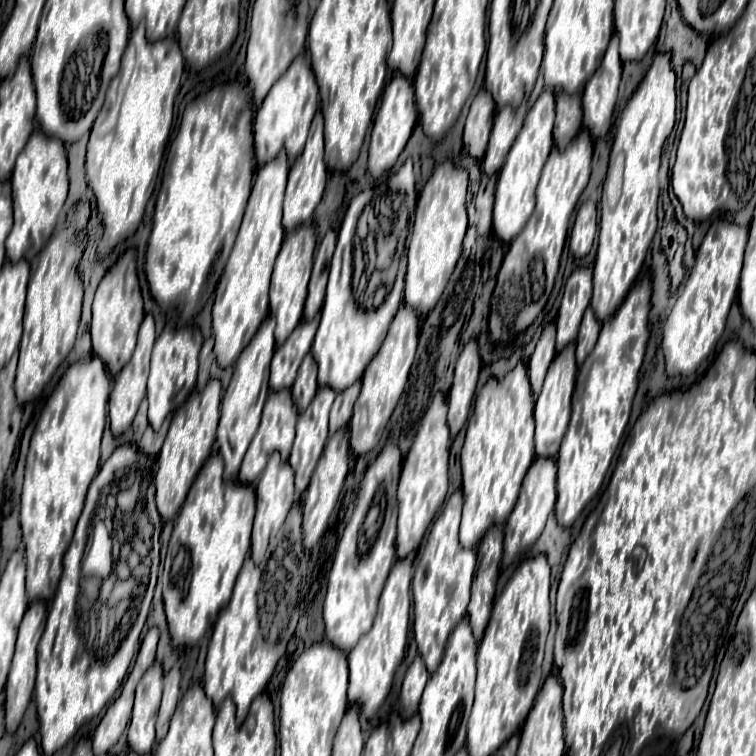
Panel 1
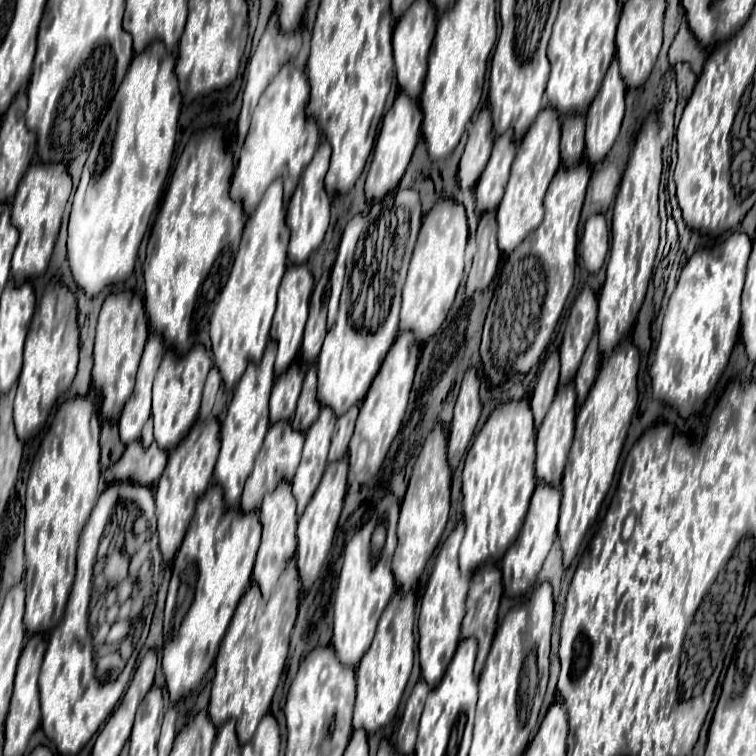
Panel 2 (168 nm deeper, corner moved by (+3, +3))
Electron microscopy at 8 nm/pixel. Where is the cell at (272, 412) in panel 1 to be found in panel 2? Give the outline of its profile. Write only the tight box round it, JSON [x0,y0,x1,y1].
[240,422,304,512]

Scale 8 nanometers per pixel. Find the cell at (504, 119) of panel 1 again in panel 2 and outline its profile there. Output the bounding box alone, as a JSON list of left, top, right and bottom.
[474,132,516,216]

